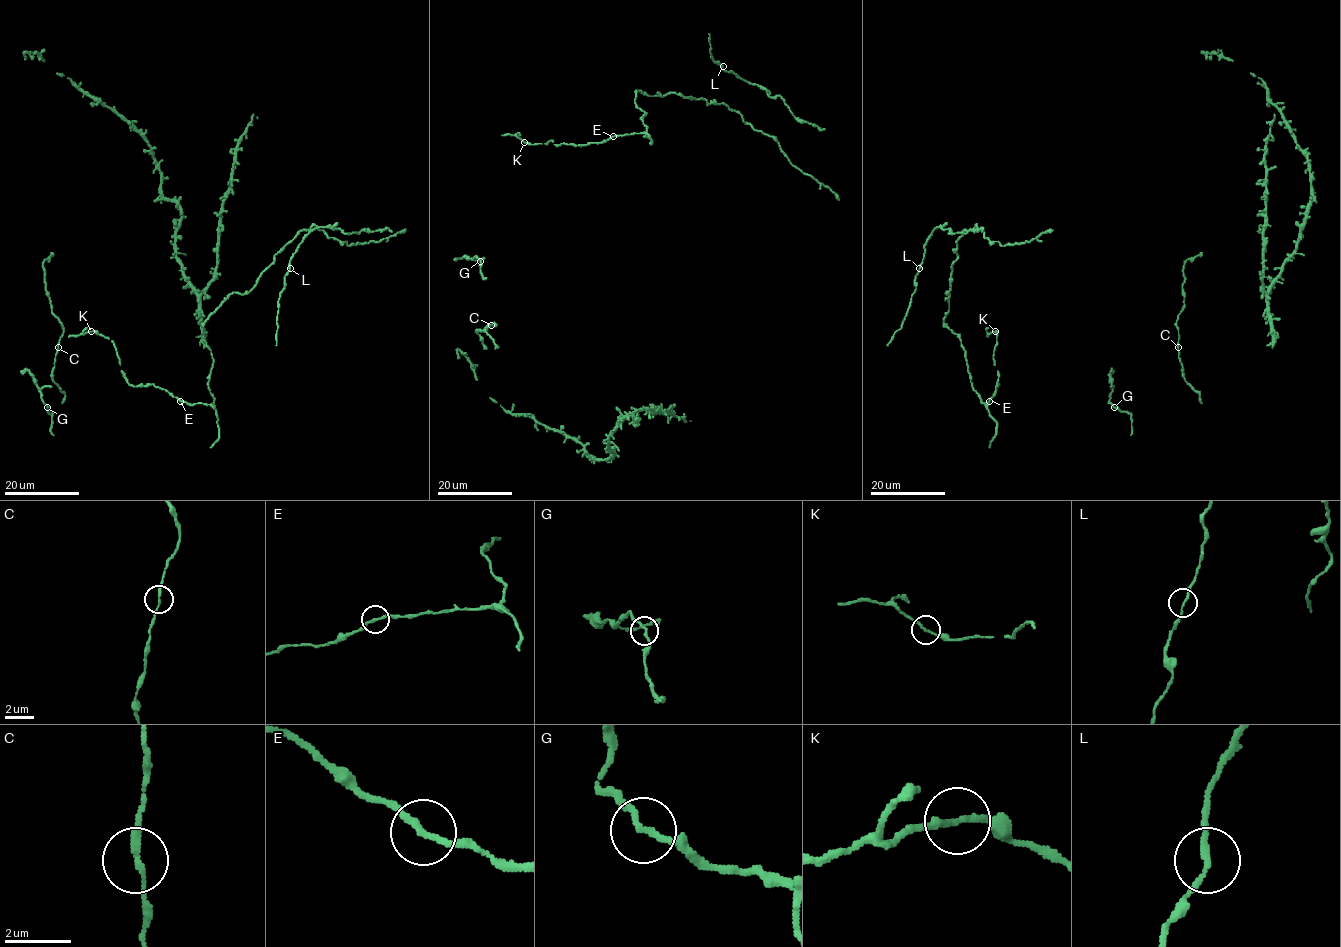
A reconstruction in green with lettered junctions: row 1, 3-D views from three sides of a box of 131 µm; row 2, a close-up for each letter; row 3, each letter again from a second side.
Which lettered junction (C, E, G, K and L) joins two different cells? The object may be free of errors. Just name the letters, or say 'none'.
none

